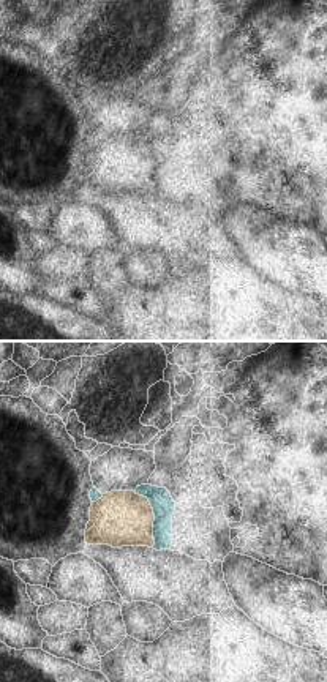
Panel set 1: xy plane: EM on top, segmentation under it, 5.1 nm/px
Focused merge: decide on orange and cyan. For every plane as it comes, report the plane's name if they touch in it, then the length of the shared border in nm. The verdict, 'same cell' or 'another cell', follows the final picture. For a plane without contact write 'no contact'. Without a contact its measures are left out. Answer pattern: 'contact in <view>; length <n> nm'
contact in xy; length 300 nm

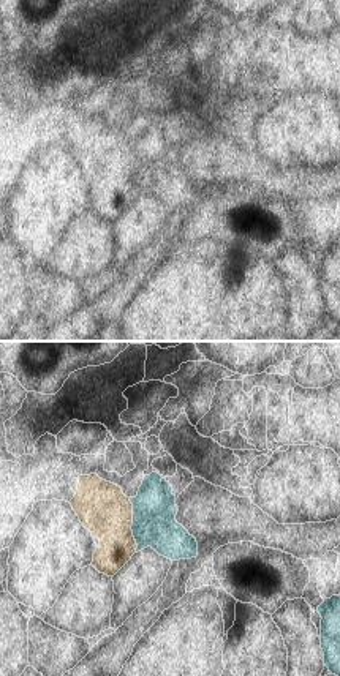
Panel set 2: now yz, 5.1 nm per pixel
contact in yz; length 280 nm

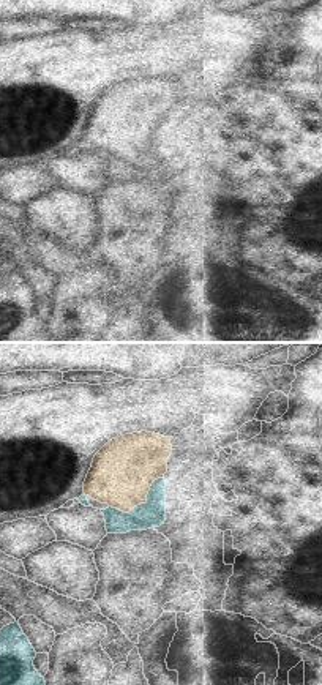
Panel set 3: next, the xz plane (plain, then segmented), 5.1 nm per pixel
contact in xz; length 320 nm

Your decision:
another cell

